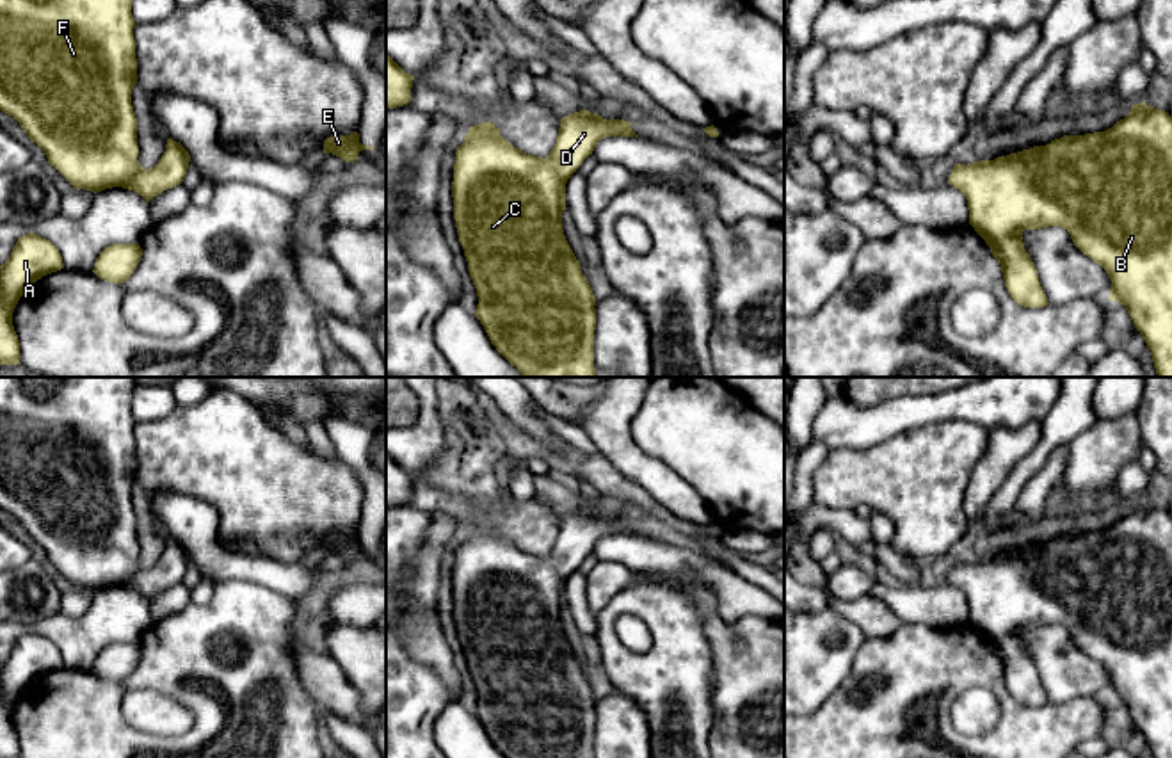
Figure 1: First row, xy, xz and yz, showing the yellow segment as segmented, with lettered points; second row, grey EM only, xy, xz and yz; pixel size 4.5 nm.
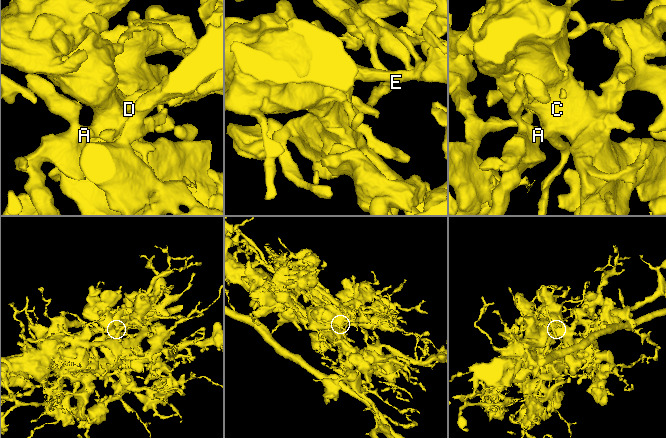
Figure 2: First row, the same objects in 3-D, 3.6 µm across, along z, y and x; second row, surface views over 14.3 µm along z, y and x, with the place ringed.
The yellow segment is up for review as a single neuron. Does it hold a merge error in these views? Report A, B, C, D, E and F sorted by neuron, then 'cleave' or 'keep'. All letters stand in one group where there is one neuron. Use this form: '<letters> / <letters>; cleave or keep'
A B C D E F; keep

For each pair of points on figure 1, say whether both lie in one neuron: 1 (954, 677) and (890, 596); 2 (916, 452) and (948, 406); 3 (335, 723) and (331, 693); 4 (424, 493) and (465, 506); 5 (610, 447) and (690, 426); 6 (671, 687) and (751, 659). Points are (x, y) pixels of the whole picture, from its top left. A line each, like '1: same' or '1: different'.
1: different
2: different
3: different
4: same
5: different
6: different

